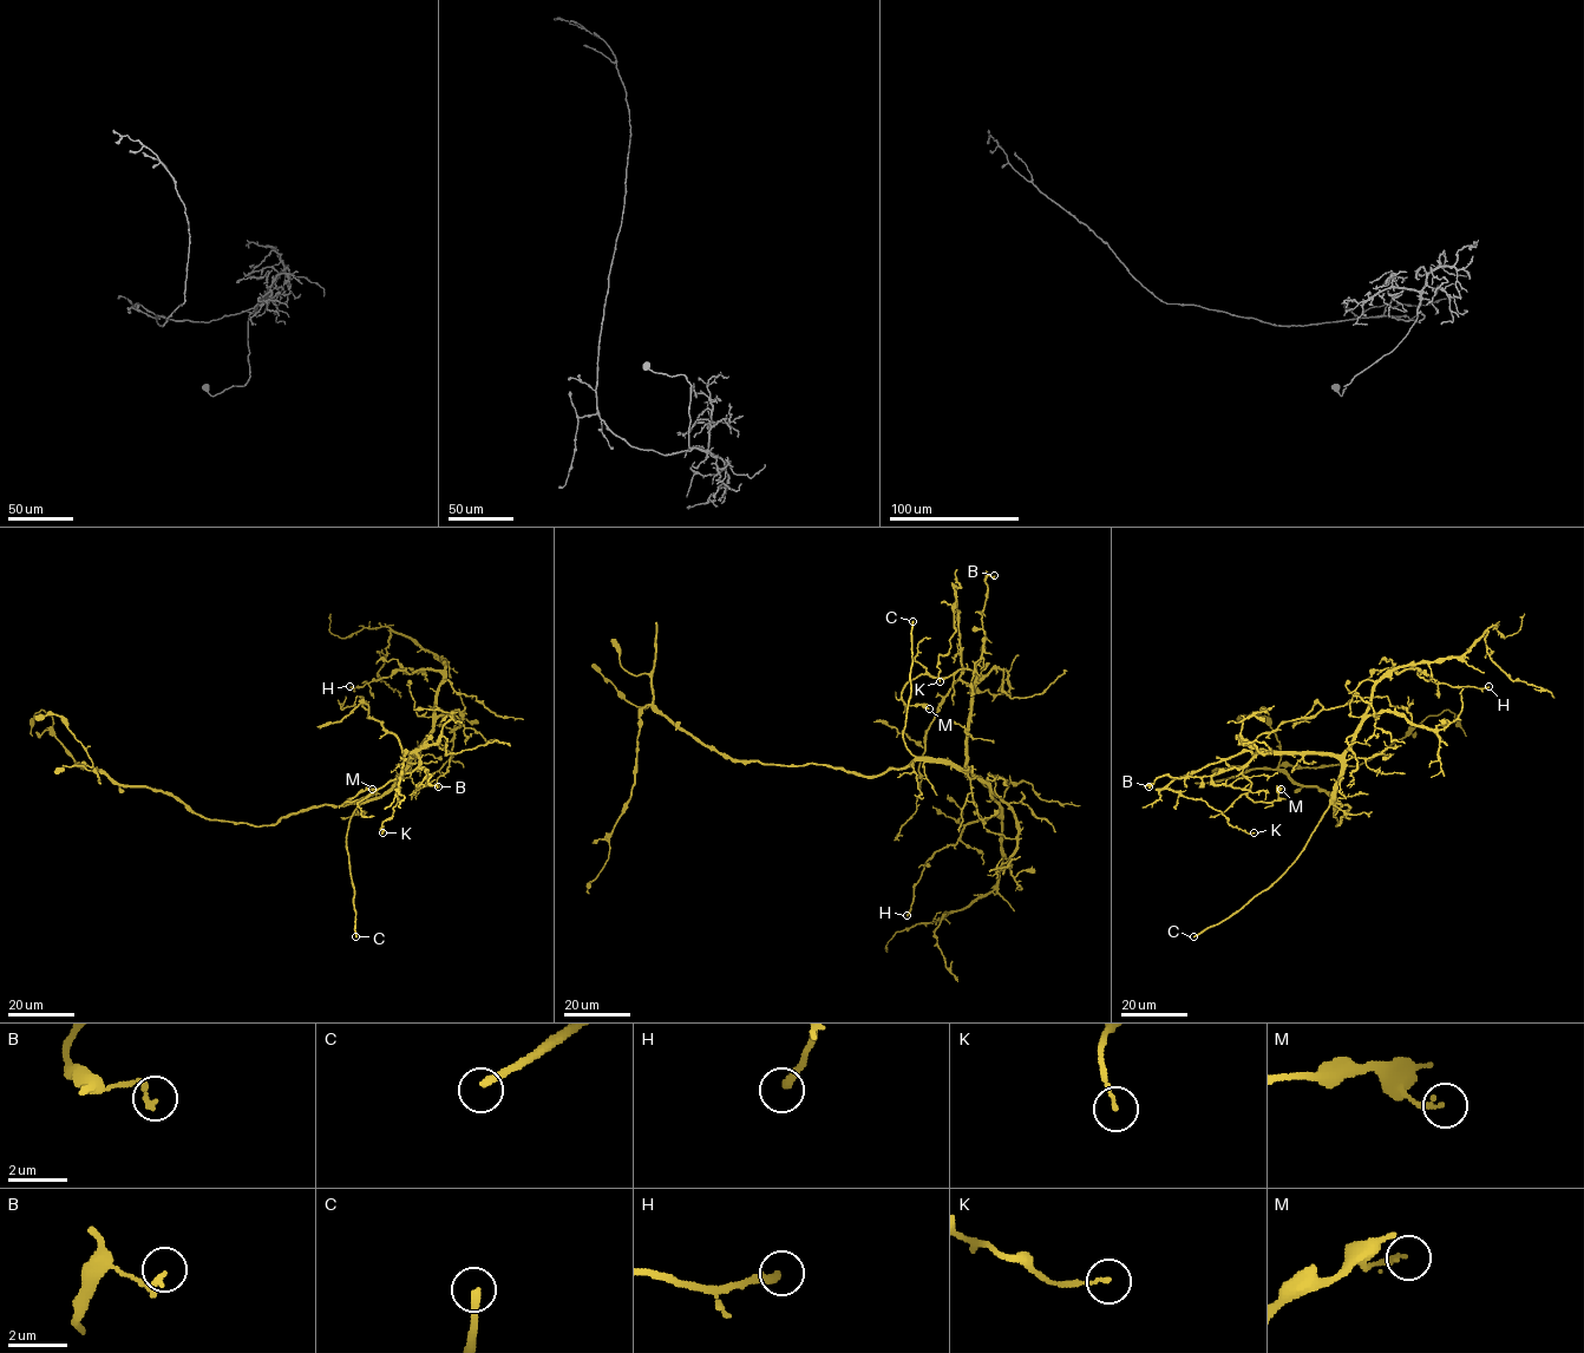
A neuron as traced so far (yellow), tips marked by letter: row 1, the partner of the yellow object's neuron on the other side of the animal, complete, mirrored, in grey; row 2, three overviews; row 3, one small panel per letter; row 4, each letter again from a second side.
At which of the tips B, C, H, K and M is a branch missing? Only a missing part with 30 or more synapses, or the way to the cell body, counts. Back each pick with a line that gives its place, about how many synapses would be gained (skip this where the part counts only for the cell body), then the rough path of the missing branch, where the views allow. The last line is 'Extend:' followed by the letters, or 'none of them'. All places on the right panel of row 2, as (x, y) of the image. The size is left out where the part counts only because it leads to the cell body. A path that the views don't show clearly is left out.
C: (1193, 936)
Extend: C

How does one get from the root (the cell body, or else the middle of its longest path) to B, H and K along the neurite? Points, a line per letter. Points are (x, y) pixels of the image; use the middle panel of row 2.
B: (863, 776), (902, 769), (916, 760), (942, 760), (963, 767), (972, 685), (984, 644), (984, 581), (994, 575)
H: (863, 776), (942, 760), (983, 780), (1000, 808), (968, 823), (955, 844), (927, 862), (907, 915)
K: (863, 776), (916, 760), (963, 767), (972, 687), (960, 679), (955, 594), (955, 632), (938, 655), (940, 681)

